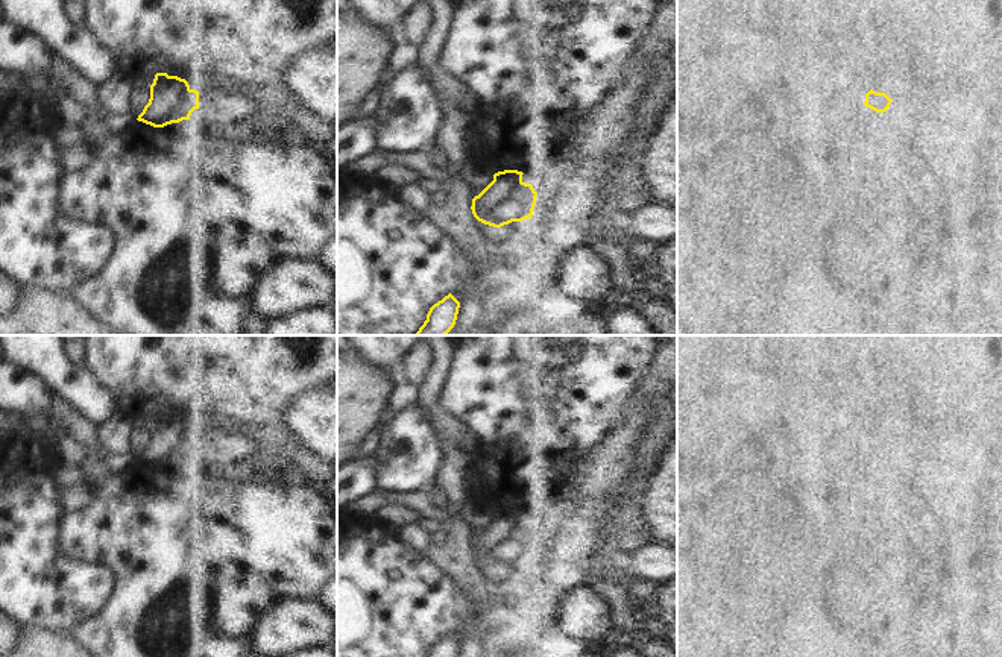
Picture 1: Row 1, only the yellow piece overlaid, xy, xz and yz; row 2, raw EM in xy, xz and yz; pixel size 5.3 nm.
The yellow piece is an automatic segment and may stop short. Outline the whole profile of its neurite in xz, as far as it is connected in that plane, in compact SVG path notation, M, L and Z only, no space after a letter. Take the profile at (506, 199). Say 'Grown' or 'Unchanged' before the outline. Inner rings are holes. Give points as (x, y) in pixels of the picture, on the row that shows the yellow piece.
Unchanged. M518 170L495 173L493 181L472 199L474 217L493 228L531 218L537 193L522 181L522 174Z

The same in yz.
Unchanged. M870 90L867 94L865 94L865 102L864 105L876 112L885 112L890 105L891 105L891 100L885 93L876 93L873 90Z

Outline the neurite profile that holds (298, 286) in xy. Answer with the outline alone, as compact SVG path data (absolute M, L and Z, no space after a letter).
M290 259L276 266L254 299L257 326L337 305L337 273L320 259Z

